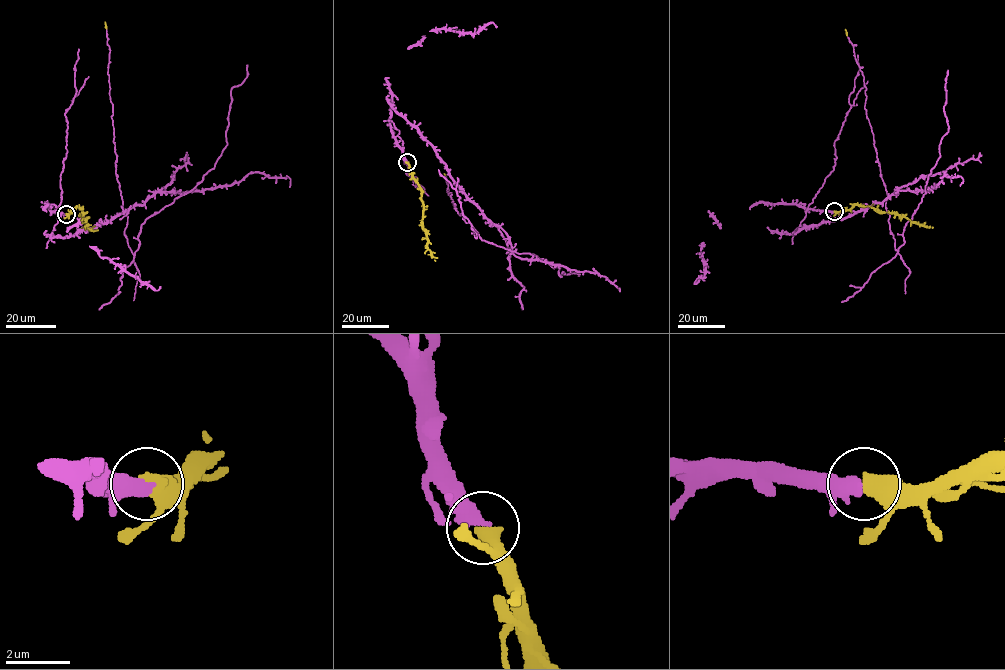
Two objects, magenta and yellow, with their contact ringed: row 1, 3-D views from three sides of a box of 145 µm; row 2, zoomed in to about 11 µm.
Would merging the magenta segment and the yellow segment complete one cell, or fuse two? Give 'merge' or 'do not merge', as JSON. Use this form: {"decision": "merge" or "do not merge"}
{"decision": "merge"}

